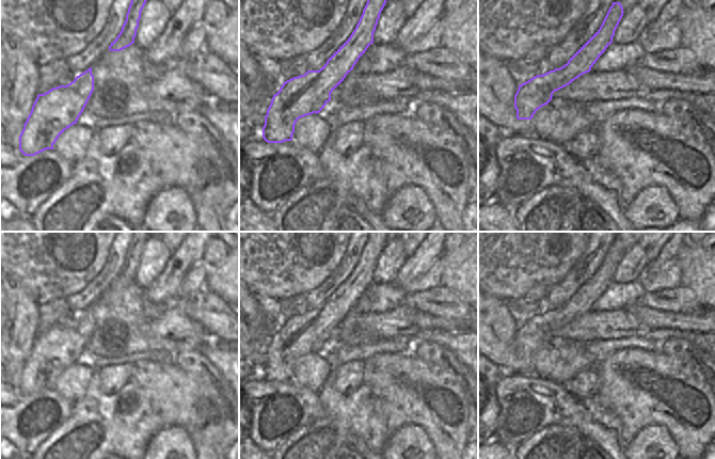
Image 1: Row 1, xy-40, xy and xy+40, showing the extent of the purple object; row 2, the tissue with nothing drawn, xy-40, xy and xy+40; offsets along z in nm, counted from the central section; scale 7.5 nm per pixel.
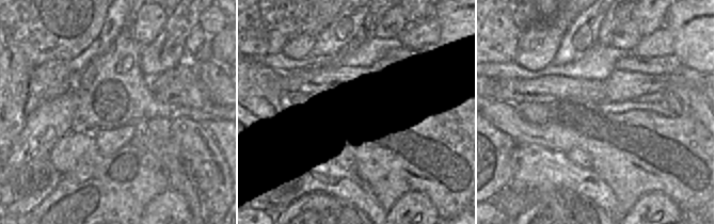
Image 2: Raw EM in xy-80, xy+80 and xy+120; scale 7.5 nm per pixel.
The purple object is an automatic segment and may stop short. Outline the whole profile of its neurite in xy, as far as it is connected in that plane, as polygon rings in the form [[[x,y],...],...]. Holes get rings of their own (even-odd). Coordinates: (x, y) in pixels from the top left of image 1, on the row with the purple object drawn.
[[[367,0],[350,37],[329,58],[319,70],[307,70],[283,83],[273,95],[265,116],[263,138],[268,143],[291,141],[300,117],[319,113],[331,100],[331,93],[353,69],[374,43],[380,14],[387,1]]]

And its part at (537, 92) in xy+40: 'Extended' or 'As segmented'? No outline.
As segmented

